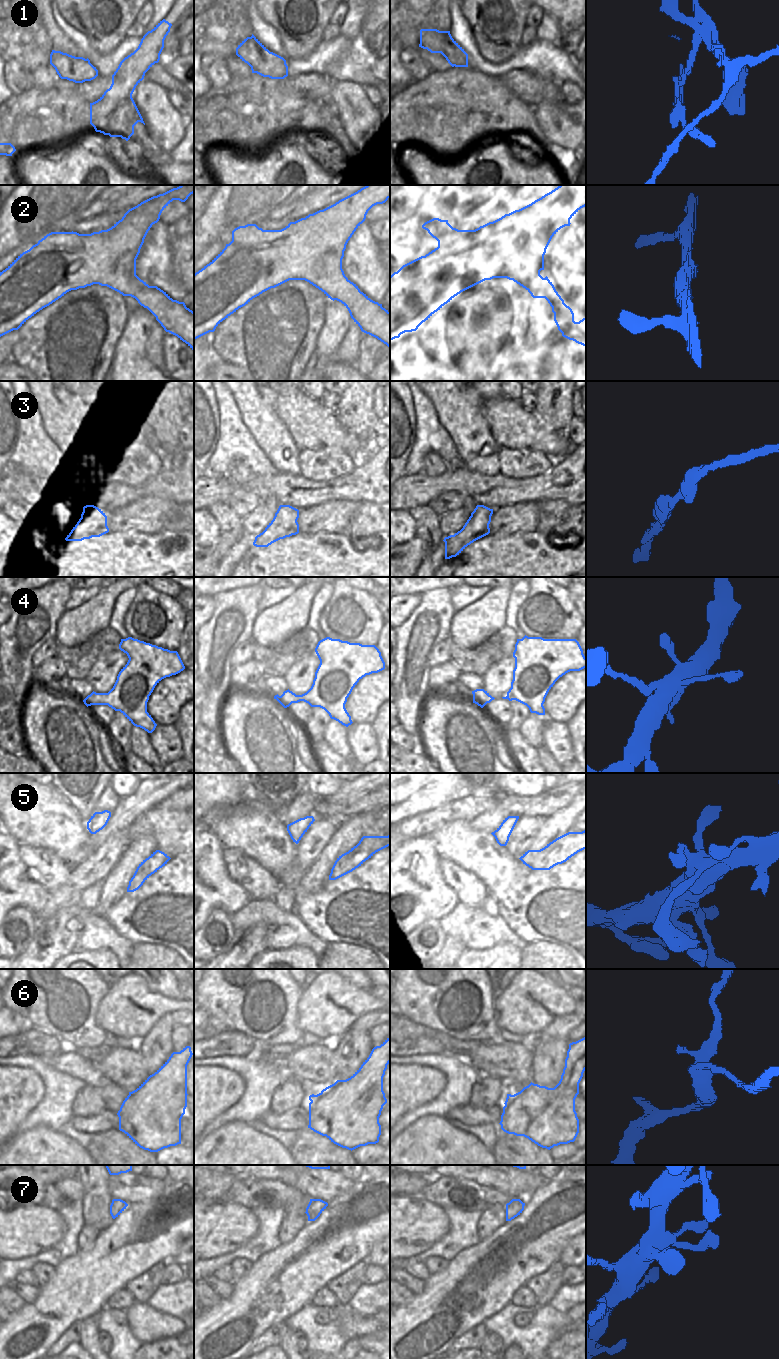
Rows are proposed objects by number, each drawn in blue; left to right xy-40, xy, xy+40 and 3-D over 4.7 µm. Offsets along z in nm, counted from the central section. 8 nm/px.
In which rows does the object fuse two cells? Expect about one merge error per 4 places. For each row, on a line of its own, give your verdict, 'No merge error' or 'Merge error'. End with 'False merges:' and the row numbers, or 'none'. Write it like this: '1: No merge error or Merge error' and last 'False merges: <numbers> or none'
1: Merge error
2: No merge error
3: No merge error
4: No merge error
5: No merge error
6: Merge error
7: No merge error
False merges: 1, 6.

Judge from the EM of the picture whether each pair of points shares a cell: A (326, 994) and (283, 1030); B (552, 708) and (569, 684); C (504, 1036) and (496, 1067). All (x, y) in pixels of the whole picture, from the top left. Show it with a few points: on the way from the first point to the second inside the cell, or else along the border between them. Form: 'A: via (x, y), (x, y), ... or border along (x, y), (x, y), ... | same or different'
A: border along (301, 995), (297, 1003), (297, 1025), (303, 1031) | different
B: via (558, 702), (569, 690) | same
C: border along (498, 1040), (526, 1044) | different

